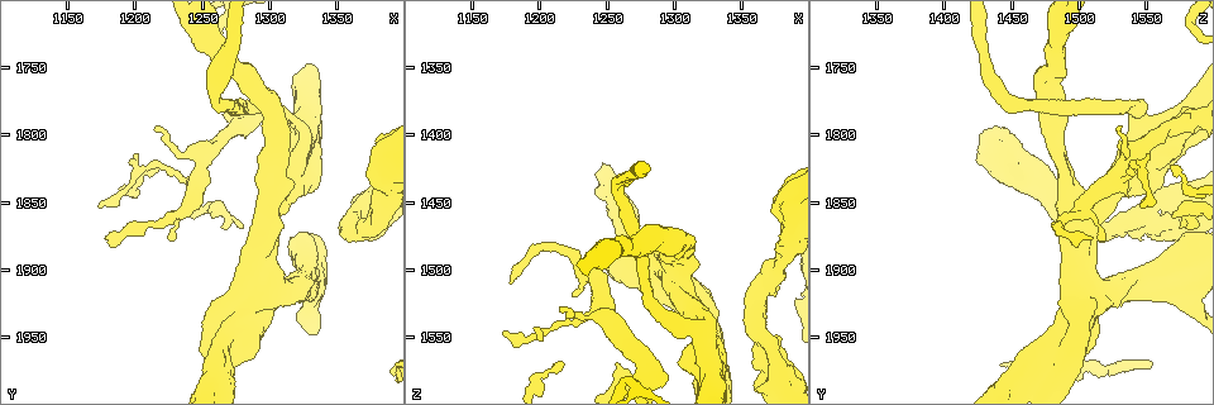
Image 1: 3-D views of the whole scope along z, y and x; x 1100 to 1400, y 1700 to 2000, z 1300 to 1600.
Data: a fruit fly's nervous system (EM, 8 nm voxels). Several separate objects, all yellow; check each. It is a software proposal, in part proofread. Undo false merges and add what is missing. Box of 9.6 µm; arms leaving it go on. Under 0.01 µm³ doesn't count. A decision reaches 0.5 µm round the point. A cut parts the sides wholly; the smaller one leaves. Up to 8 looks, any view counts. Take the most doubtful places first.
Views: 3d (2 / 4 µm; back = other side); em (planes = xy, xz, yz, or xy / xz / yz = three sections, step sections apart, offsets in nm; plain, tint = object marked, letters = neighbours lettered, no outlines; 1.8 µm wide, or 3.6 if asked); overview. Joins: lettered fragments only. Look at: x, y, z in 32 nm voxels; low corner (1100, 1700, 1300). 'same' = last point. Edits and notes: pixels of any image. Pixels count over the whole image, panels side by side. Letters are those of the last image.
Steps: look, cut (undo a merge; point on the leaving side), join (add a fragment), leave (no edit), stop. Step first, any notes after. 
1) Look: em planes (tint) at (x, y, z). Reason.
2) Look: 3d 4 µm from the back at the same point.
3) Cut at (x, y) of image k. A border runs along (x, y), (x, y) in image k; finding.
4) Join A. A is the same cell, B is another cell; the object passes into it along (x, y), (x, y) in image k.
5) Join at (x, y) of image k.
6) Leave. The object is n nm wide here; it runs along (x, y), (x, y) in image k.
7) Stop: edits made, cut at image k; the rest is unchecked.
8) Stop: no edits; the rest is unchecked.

Look: em yz step 4 (tint) at (1178, 1878, 1508). Free end.

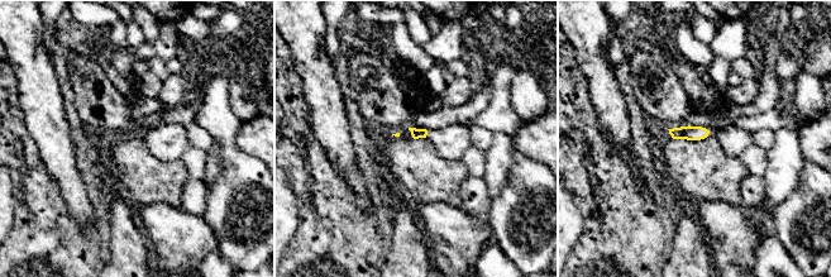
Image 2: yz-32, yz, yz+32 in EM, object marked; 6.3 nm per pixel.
Look: em planes (letters) at the same point.

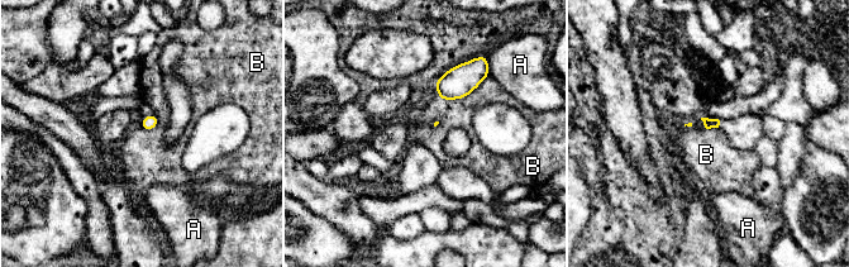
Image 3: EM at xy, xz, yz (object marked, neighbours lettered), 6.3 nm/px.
Leave. The longest contact is with B, 360 nm; A and B are other cells; a border runs along (489, 75), (462, 98), (438, 99) in image 3; none of them fits.

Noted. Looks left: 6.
Look: em planes (plain) at (1264, 1870, 1580). Free end.

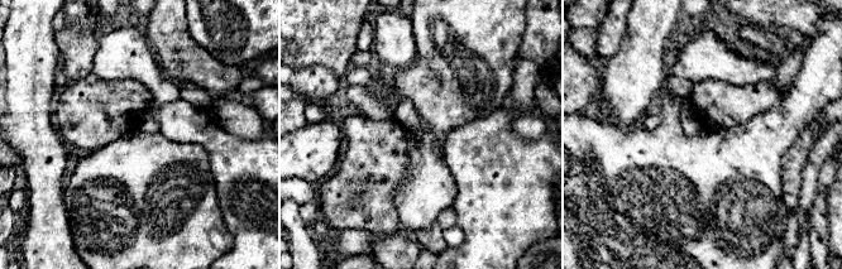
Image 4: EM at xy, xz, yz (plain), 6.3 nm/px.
Look: em planes (letters) at the same point.

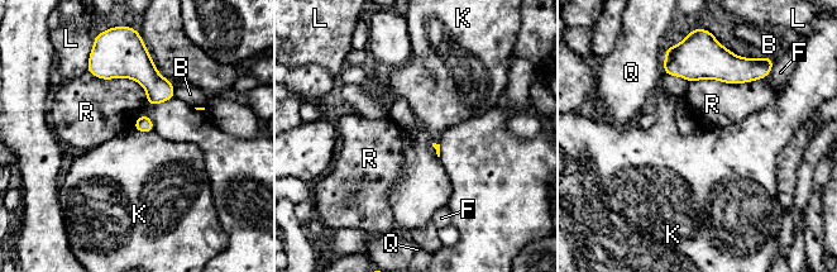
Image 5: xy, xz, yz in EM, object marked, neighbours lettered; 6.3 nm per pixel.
Leave. B, F, K, L, Q and R are other cells; a border runs along (134, 128), (142, 132), (153, 130) in image 5; no lettered fragment goes on from it.

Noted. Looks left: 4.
Look: em 3.6 µm xz step 16 (tint) at (1322, 1830, 1540). Four or more arms meet.

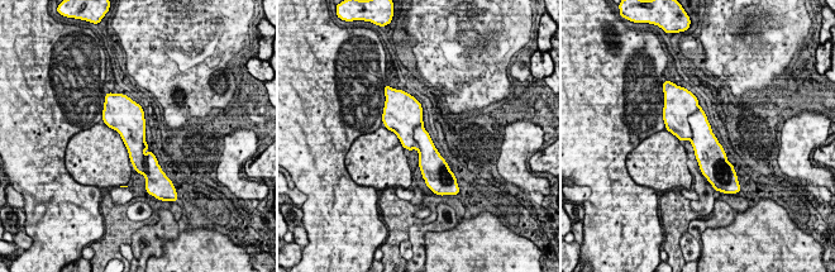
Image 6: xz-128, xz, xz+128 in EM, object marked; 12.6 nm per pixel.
Look: em 3.6 µm xz step 16 (letters) at the same point. What lies round it.

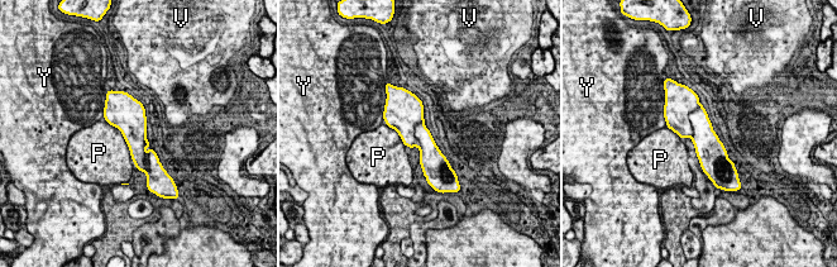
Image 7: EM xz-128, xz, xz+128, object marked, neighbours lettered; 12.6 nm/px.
Cut at (703, 134) of image 7. P, V and Y are other cells; a border runs along (699, 104), (689, 114), (690, 137) in image 7; two cells meet here.

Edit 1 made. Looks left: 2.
Look: overview. Redraw.

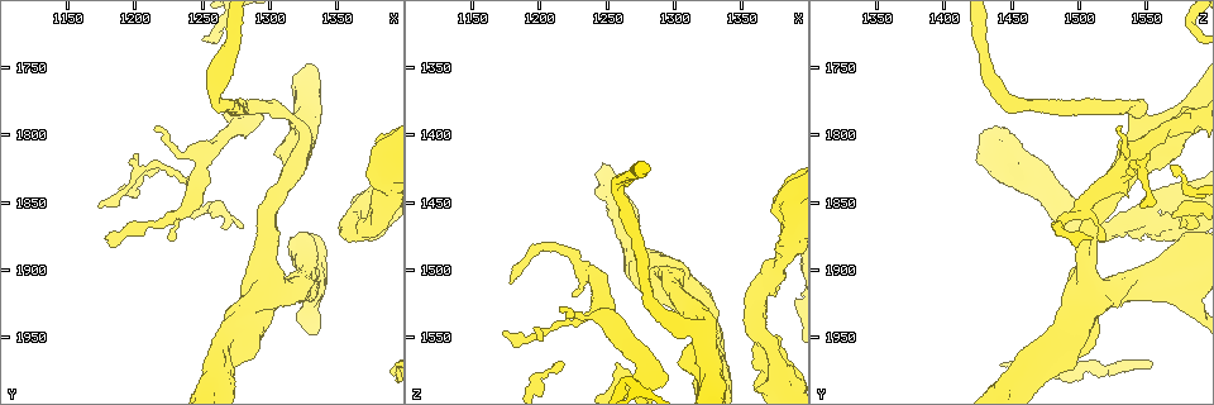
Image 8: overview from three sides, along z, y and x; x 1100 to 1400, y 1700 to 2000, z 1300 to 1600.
Look: em planes (letters) at (1202, 1816, 1554). An open end.

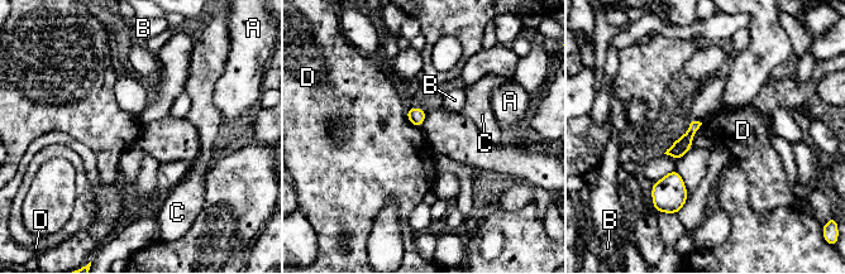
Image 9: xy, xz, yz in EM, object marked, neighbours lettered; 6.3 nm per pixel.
Leave. The object is 100 nm wide here; A, B, C and D are other cells; a border runs along (406, 109), (406, 116), (419, 128) in image 9; none of them fits.

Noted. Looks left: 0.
Stop: edits made, cut at image 7; the rest is unchecked.

